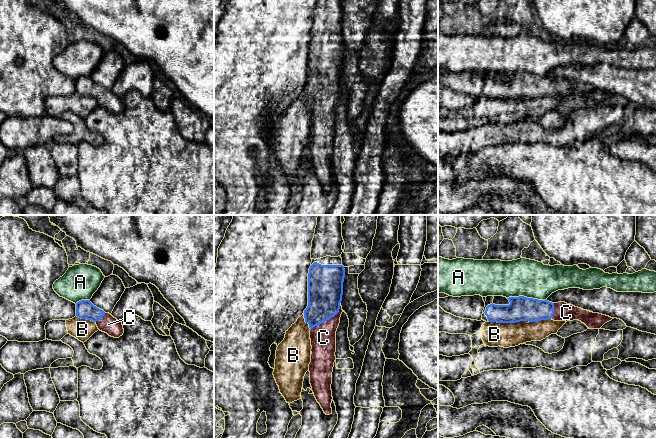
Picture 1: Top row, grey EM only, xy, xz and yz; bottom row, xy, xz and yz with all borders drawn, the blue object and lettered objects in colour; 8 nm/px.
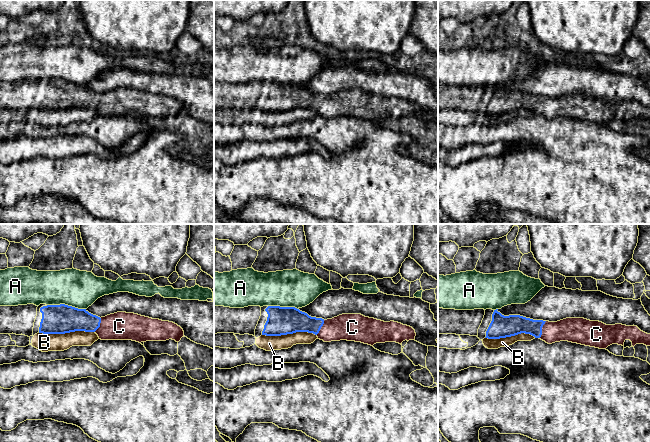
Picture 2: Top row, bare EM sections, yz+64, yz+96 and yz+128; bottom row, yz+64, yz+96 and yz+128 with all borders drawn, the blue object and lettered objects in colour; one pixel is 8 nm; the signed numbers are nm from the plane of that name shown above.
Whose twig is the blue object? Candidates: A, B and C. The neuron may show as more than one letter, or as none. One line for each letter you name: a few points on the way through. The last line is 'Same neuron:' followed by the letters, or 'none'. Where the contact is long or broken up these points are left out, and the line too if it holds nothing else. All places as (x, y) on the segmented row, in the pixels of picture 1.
Same neuron: C

